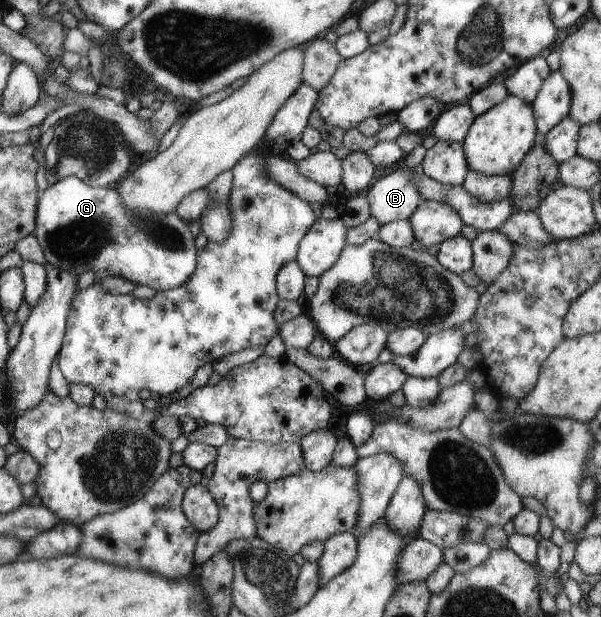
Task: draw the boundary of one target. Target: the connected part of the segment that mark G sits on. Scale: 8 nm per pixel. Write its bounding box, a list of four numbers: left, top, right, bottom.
[34,177,199,291]

